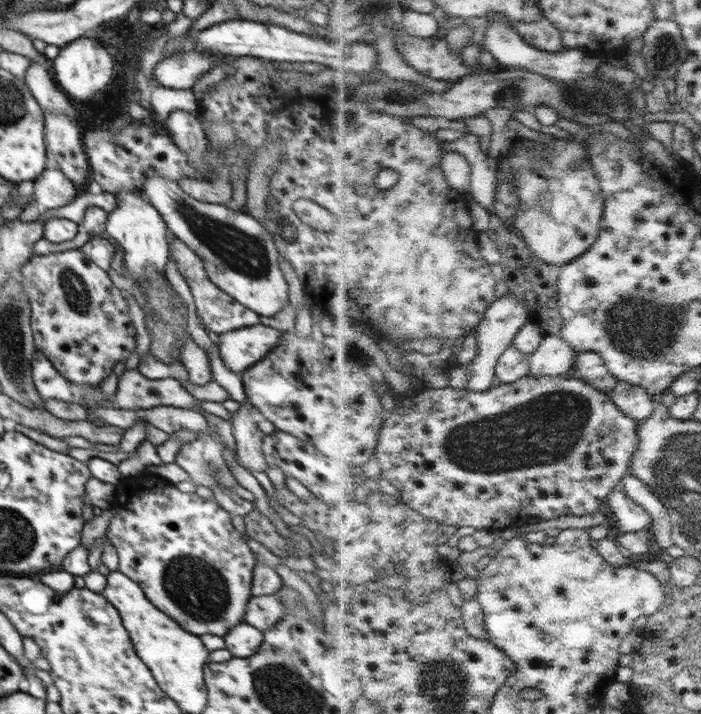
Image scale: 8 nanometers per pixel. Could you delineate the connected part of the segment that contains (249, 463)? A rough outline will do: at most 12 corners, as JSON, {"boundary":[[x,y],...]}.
{"boundary":[[246,399],[229,420],[240,466],[264,471],[258,409]]}

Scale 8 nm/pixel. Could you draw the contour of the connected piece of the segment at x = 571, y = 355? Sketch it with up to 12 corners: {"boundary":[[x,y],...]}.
{"boundary":[[562,334],[531,355],[531,375],[564,376],[579,353]]}

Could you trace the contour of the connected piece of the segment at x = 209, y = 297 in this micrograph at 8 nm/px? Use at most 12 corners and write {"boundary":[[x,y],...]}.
{"boundary":[[170,231],[169,257],[204,326],[224,334],[260,323],[218,288],[203,261]]}

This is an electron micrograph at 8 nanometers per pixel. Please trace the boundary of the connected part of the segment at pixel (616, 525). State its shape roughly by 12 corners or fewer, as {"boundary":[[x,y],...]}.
{"boundary":[[619,483],[608,500],[616,534],[644,530],[652,515]]}

